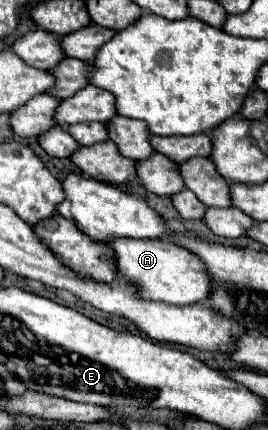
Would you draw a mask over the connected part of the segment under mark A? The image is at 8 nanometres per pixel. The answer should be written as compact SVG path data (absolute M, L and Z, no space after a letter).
M117 240L117 244L109 244L115 248L117 254L117 266L119 272L123 276L129 276L129 280L137 280L137 286L141 288L141 292L145 292L145 296L153 298L153 300L161 300L161 302L169 302L169 304L195 304L201 300L209 300L211 296L211 276L205 268L205 264L201 262L201 258L197 254L193 254L191 250L187 250L181 244L175 244L171 240Z

